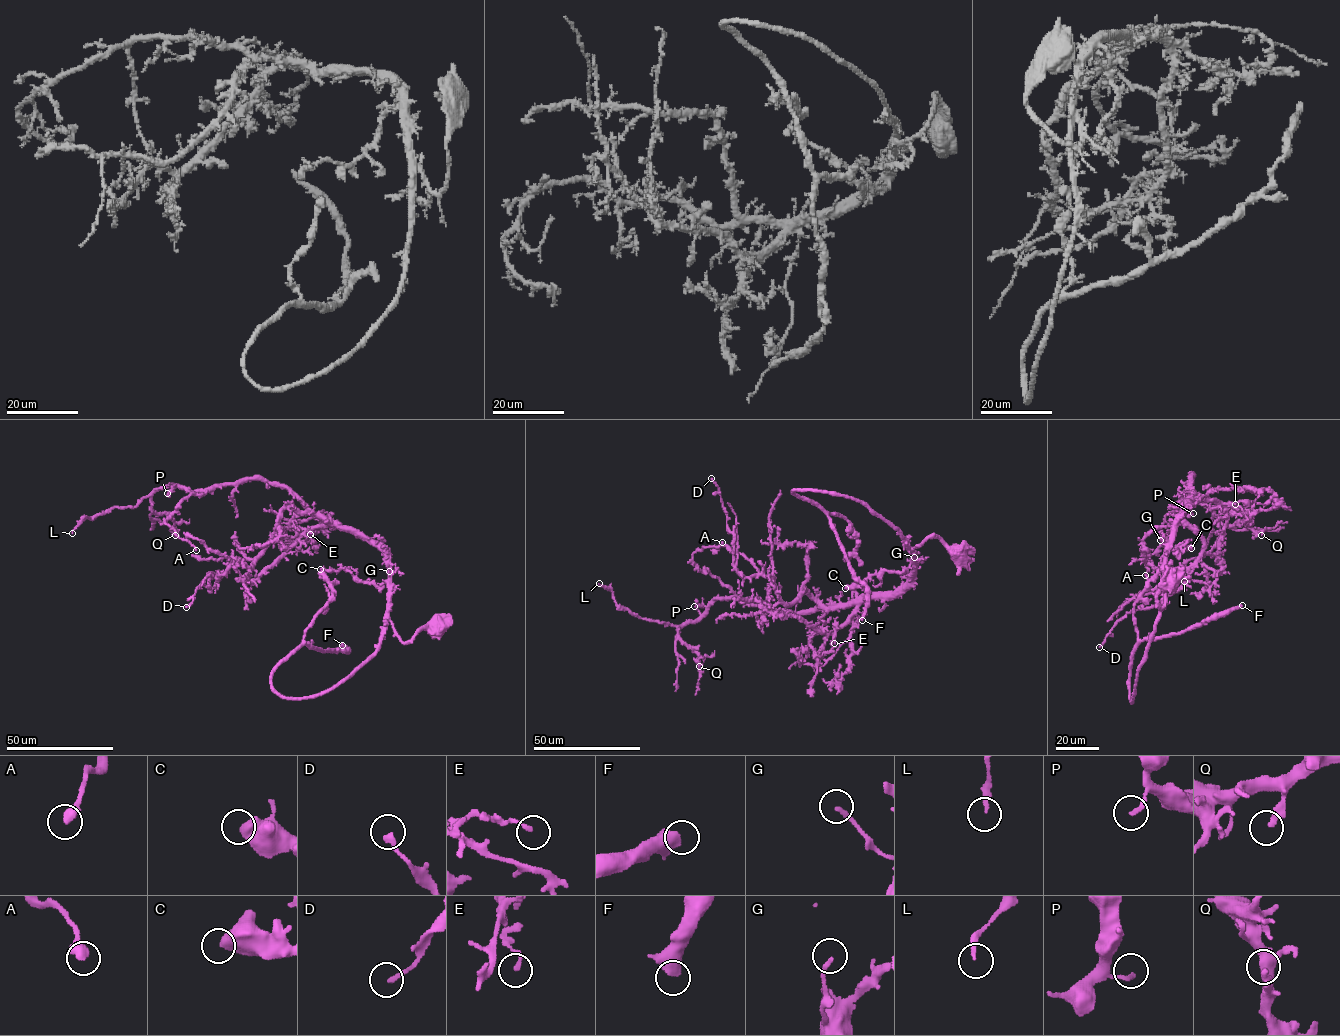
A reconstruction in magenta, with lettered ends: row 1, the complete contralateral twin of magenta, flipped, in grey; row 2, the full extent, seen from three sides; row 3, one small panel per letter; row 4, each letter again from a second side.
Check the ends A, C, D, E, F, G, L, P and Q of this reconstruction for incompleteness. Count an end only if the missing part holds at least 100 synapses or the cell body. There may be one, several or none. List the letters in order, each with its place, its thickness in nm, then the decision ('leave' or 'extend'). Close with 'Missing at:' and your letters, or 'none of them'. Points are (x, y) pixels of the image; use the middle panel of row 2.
A: (722, 542) | 480 nm | leave
C: (845, 588) | 600 nm | leave
D: (711, 478) | 220 nm | leave
E: (834, 643) | 160 nm | leave
F: (862, 620) | 400 nm | extend
G: (914, 557) | 190 nm | leave
L: (599, 583) | 220 nm | leave
P: (694, 606) | 180 nm | leave
Q: (699, 666) | 320 nm | leave
Missing at: F

